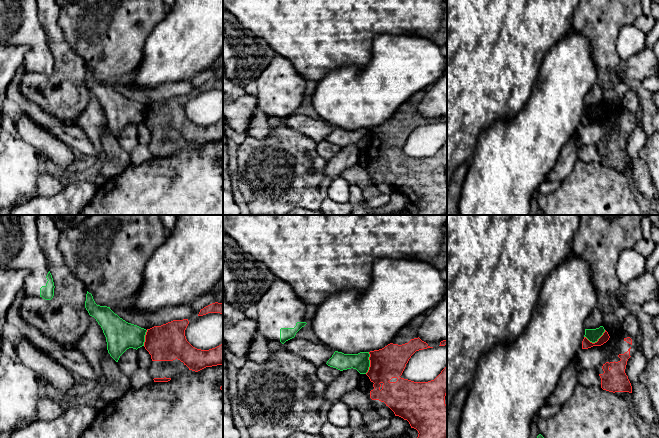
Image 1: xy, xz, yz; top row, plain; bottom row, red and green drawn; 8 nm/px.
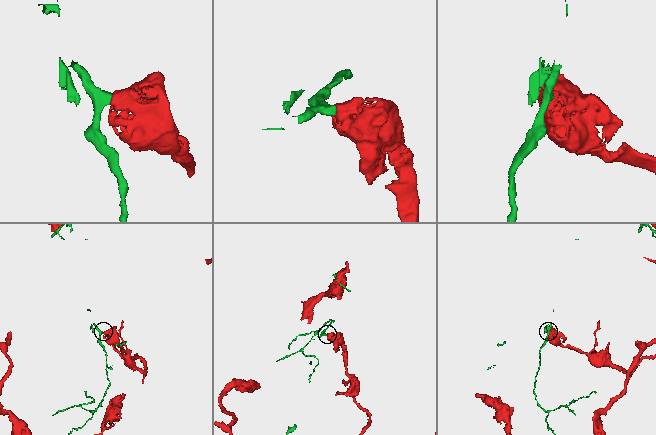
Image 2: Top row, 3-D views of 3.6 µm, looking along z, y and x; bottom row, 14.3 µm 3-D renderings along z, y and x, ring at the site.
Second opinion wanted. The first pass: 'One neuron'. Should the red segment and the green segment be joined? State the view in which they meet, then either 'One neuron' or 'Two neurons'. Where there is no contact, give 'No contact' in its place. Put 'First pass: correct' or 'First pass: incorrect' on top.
First pass: incorrect
Touches red in yz. Two neurons

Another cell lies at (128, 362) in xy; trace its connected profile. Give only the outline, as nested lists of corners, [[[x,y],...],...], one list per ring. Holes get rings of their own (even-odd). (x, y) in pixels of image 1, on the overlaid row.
[[[133,348],[127,349],[120,356],[117,364],[122,373],[130,377],[139,368],[137,350]]]

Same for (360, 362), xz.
[[[335,351],[326,364],[340,371],[353,368],[356,369],[360,374],[366,374],[370,367],[369,357],[369,352],[344,354],[342,352]]]

